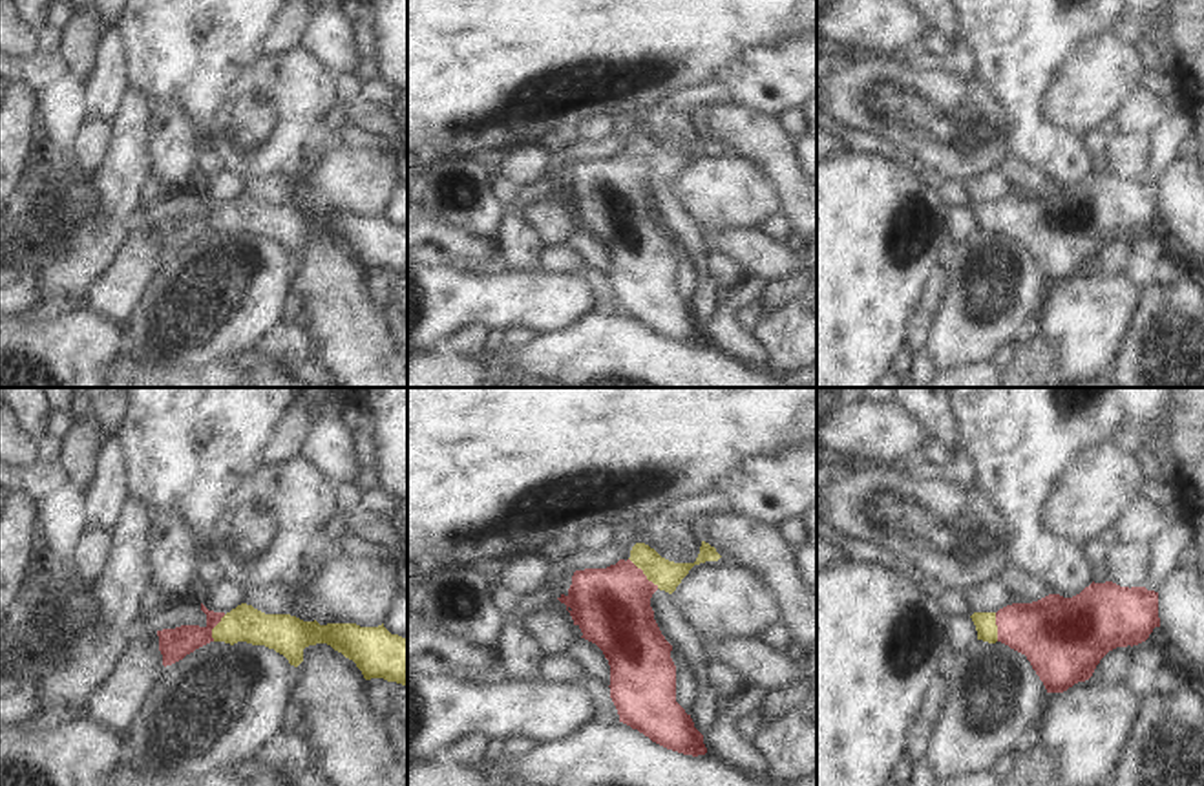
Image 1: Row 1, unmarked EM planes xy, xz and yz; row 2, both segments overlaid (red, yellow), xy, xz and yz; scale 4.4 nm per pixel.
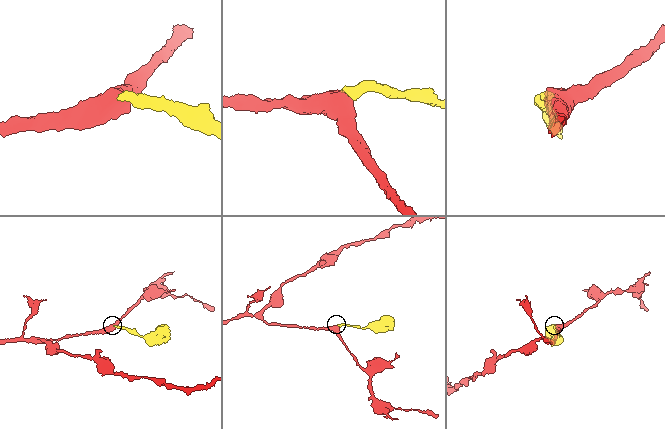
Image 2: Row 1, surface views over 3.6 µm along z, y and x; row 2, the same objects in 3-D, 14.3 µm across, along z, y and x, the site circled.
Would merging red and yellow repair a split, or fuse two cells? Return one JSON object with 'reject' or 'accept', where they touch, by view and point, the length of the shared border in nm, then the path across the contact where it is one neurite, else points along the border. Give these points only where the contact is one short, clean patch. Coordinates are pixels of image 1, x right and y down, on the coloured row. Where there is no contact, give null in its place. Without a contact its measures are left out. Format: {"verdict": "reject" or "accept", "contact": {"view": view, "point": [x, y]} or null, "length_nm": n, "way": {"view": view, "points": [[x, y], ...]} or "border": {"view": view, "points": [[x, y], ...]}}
{"verdict": "accept", "contact": {"view": "xz", "point": [644, 574]}, "length_nm": 190, "way": {"view": "xz", "points": [[611, 605], [644, 574], [667, 574]]}}

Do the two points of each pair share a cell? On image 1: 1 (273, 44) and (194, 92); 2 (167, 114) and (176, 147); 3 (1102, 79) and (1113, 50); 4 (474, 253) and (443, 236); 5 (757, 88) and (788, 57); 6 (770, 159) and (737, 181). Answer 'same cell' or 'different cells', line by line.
1: different cells
2: same cell
3: same cell
4: same cell
5: same cell
6: different cells

